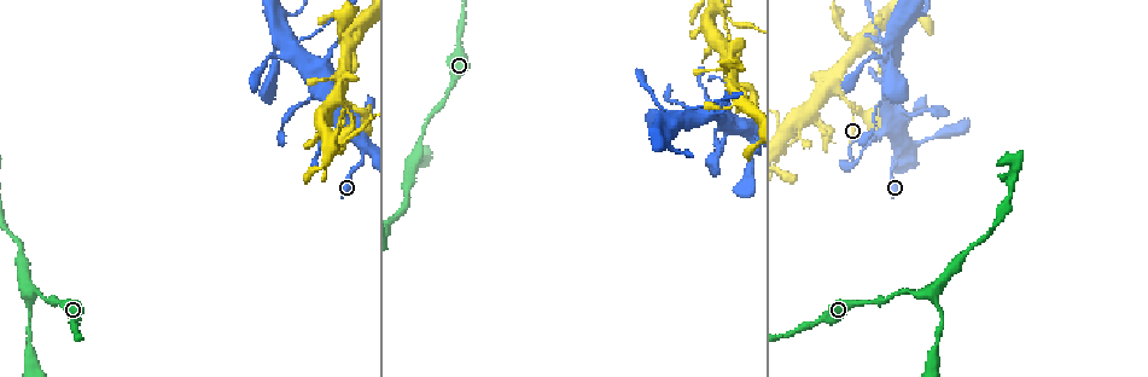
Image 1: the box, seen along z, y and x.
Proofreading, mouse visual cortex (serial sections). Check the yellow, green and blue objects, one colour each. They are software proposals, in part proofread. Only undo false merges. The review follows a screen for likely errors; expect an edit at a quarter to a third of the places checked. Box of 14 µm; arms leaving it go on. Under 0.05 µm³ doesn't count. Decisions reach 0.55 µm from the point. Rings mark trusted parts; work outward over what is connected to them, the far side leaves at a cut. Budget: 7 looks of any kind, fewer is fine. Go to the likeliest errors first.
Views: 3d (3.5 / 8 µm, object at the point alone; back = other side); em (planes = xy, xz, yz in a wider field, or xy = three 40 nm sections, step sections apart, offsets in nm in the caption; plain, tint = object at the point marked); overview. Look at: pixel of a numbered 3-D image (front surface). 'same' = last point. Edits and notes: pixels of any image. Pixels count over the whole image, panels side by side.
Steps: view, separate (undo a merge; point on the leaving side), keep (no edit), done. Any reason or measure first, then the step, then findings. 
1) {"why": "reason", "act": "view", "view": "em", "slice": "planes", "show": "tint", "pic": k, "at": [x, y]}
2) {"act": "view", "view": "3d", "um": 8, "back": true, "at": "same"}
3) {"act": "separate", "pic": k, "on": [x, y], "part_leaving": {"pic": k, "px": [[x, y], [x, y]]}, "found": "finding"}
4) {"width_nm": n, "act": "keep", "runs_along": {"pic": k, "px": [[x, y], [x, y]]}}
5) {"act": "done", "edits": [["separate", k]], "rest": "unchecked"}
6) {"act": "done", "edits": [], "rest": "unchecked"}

{"why": "thin arm on a thick one", "act": "view", "view": "3d", "um": 8, "pic": 1, "at": [278, 40]}

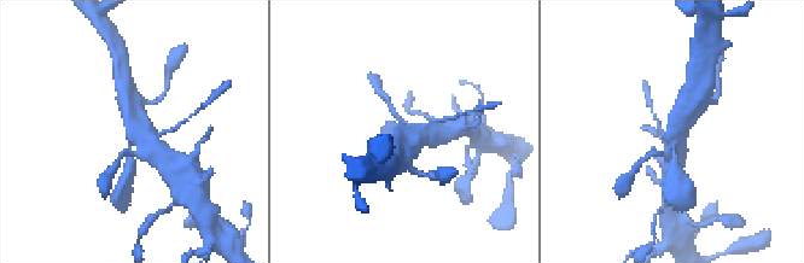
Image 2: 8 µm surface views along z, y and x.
{"why": "closer look", "act": "view", "view": "3d", "um": 3.5, "pic": 2, "at": [132, 128]}

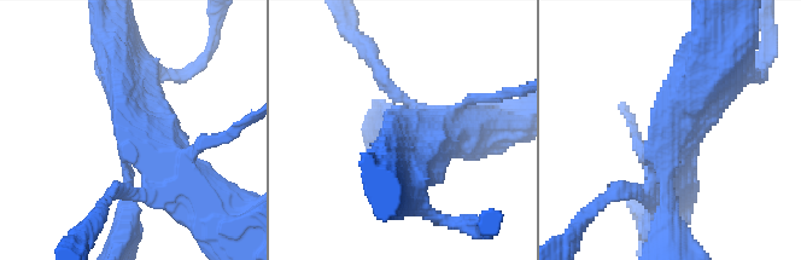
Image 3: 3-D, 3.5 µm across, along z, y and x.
{"act": "view", "view": "em", "slice": "planes", "show": "tint", "pic": 3, "at": [672, 143]}

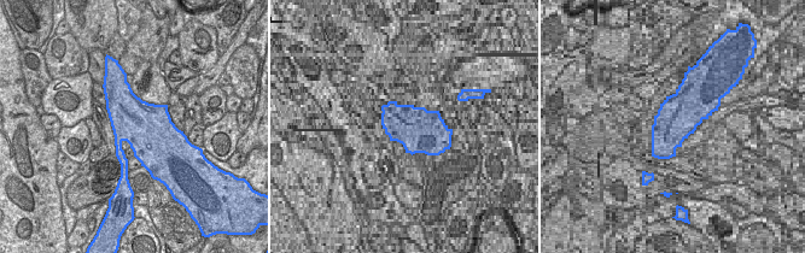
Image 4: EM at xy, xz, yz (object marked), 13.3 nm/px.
{"act": "keep", "runs_along": {"pic": 3, "px": [[214, 200], [121, 73]]}, "found": "continuous, no second cell"}

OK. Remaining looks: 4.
{"why": "abrupt turn", "act": "view", "view": "3d", "um": 3.5, "pic": 1, "at": [350, 103]}

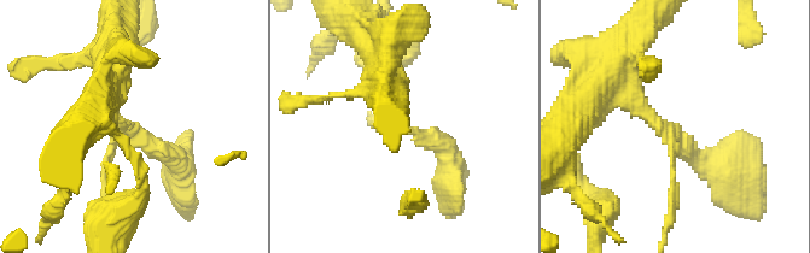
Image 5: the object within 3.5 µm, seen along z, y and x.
{"act": "view", "view": "em", "slice": "xy", "step": 3, "show": "tint", "pic": 5, "at": [132, 129]}

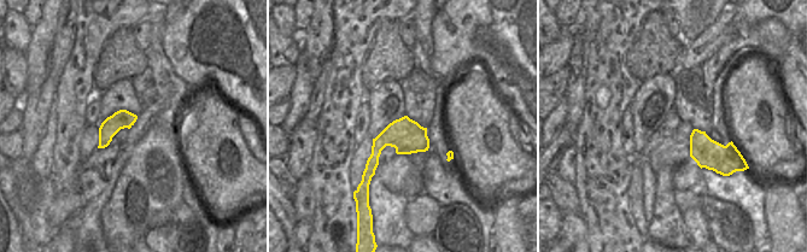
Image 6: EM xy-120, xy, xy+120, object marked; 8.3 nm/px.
{"act": "keep", "runs_along": {"pic": 5, "px": [[378, 124], [430, 140], [449, 171]]}, "found": "one cell here"}

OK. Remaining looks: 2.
{"act": "done", "edits": [], "rest": "unchecked"}

